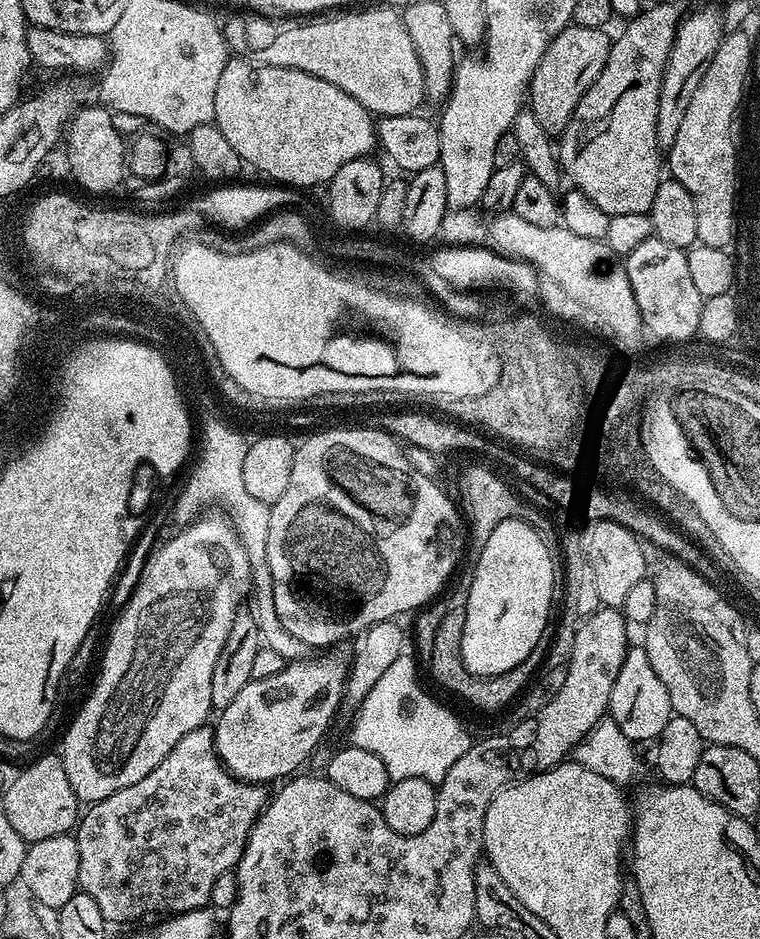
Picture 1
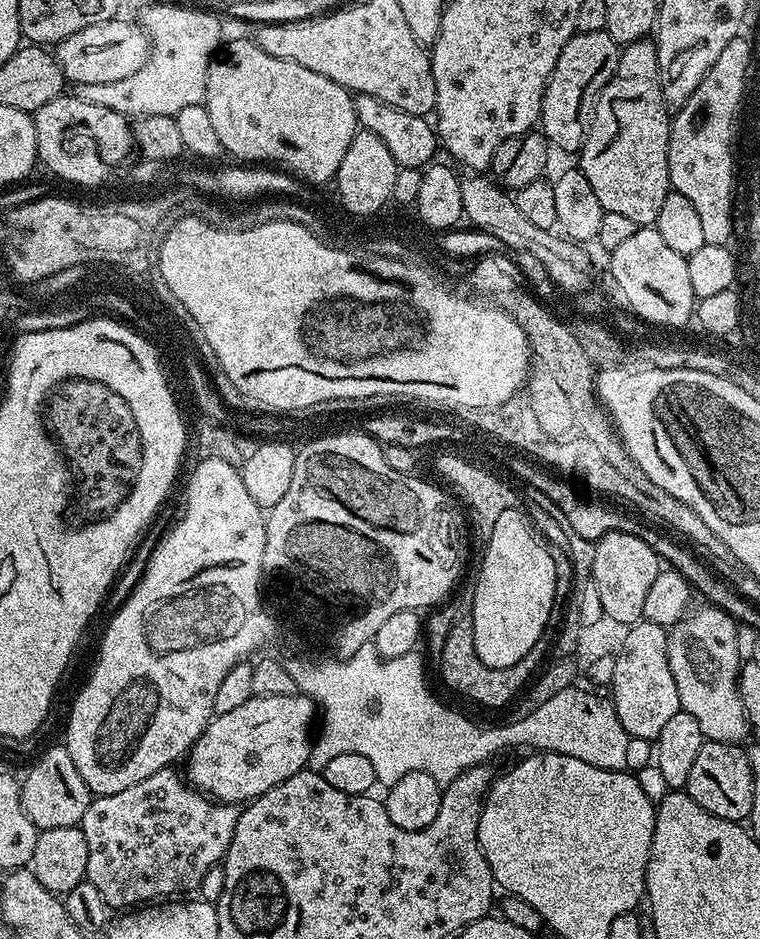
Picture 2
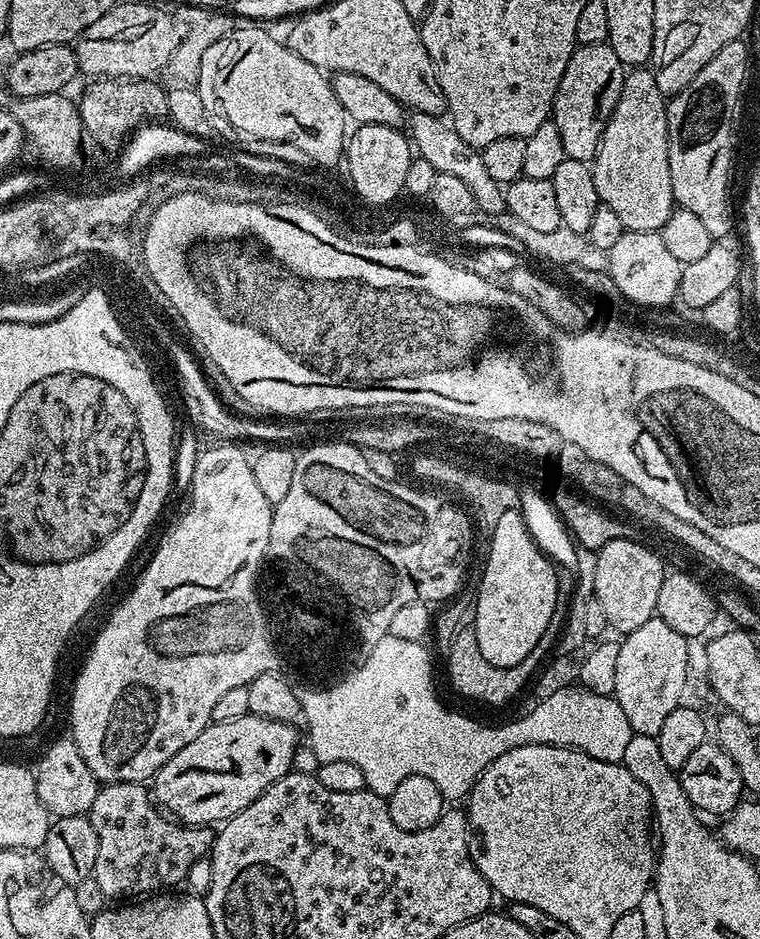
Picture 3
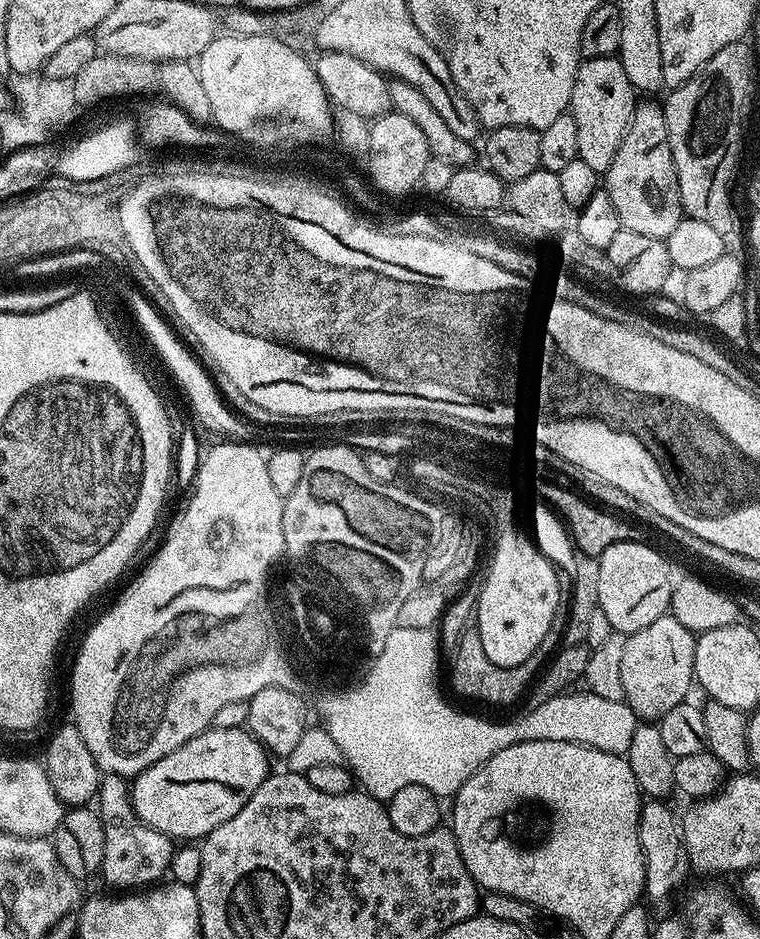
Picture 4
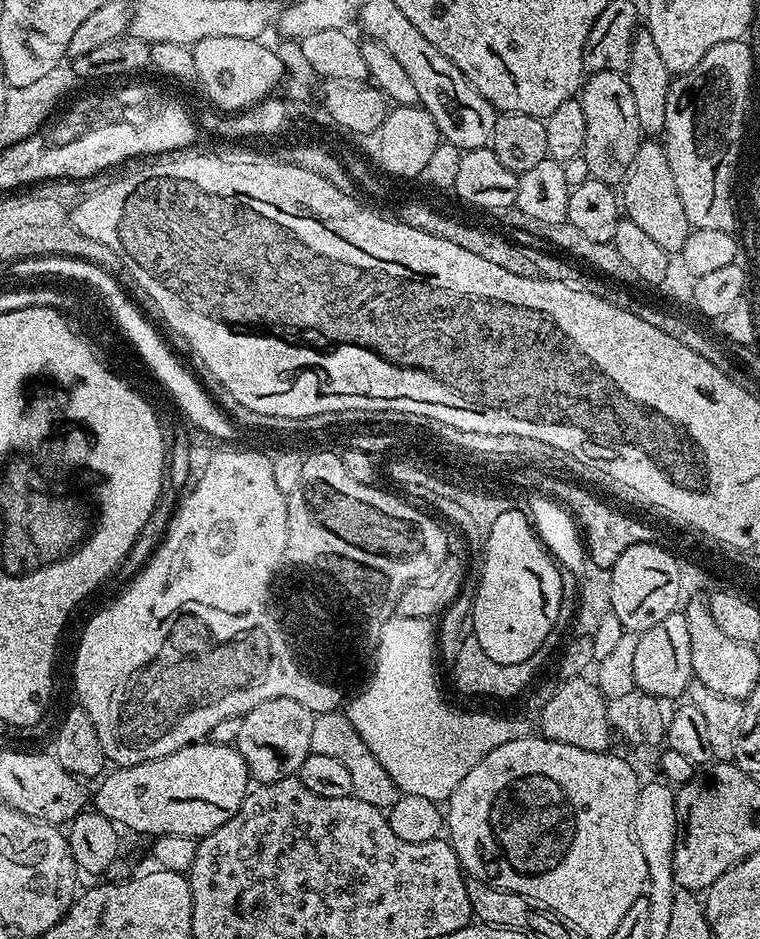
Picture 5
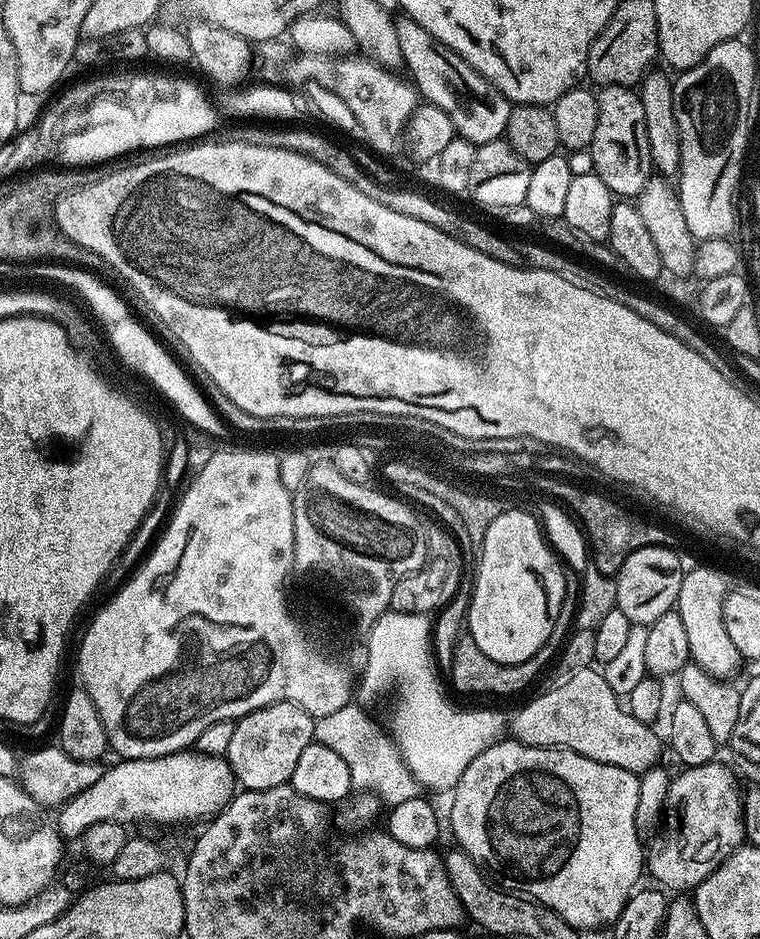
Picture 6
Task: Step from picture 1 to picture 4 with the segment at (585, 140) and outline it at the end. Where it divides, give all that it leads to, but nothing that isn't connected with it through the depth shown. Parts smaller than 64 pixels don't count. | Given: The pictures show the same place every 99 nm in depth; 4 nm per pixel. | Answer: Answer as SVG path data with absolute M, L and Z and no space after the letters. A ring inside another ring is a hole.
M655 99L645 100L648 100L645 104L644 101L637 103L632 125L622 138L622 146L618 146L618 154L614 154L614 162L610 162L606 173L606 190L614 202L614 210L618 210L623 227L634 230L634 234L646 234L650 238L667 241L668 236L674 234L685 211L680 205L680 187L672 161L663 107L652 101Z

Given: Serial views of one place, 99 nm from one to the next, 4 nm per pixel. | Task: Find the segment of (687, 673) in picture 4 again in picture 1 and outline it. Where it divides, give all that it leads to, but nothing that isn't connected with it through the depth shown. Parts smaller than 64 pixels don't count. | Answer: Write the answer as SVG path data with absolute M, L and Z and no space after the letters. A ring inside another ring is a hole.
M643 646L629 647L610 690L608 712L610 719L618 722L622 734L626 734L626 738L634 742L655 741L656 737L662 734L662 726L666 726L666 722L673 716L670 694L666 694L662 678L654 674L654 666L650 666L650 658Z

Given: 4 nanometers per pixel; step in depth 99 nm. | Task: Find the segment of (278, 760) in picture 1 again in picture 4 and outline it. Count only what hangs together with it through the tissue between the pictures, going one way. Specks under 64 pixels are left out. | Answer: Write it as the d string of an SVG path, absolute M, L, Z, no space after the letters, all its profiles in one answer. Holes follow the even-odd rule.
M209 727L207 732L200 732L190 742L178 746L166 758L154 762L146 770L142 770L130 784L130 799L137 818L148 827L180 840L196 840L209 836L222 822L234 818L246 802L262 786L262 782L270 775L268 768L269 753L263 744L243 727L218 728Z

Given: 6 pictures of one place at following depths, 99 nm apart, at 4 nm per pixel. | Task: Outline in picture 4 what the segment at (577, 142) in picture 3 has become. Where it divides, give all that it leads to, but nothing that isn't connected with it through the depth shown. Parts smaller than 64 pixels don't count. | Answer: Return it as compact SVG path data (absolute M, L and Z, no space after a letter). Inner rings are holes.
M616 56L584 60L576 71L570 115L578 126L578 157L597 174L607 173L610 162L614 162L614 154L618 154L618 146L622 146L622 138L632 125L637 103L637 93Z

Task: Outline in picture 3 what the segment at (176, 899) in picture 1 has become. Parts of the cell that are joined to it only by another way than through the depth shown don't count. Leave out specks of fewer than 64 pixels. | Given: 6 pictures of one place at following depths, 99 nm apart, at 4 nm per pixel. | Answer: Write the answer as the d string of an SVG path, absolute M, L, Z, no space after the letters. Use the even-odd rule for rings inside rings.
M139 781L101 785L88 817L98 836L93 876L108 900L128 900L171 889L171 884L186 879L188 871L209 855L214 839L211 827L181 824L165 815Z

